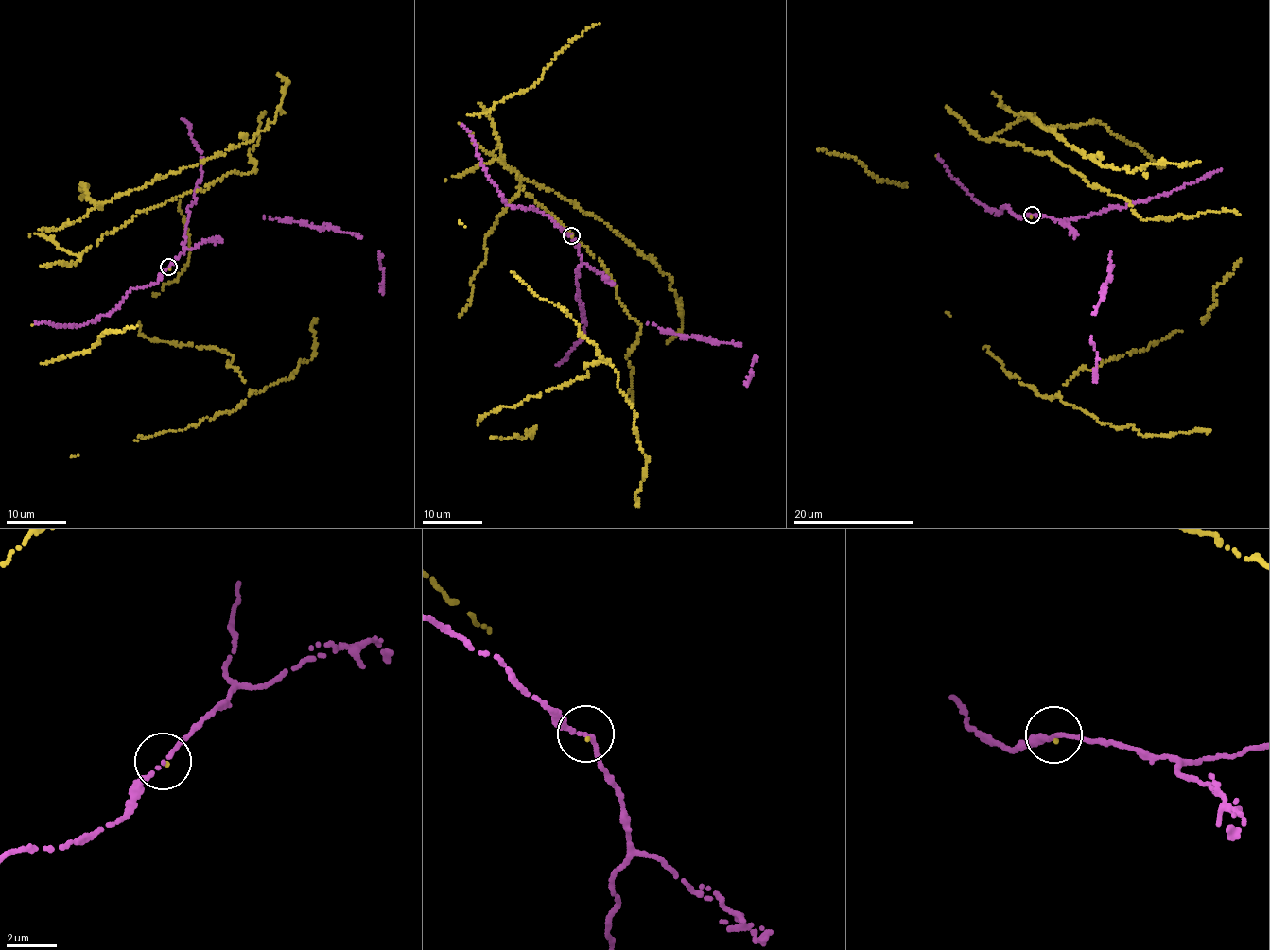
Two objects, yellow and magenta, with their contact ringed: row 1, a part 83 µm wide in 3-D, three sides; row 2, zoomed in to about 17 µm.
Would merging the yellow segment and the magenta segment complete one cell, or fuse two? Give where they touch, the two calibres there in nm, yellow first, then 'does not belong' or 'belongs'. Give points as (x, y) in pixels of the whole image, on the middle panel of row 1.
at (571, 235); 70 nm thick on the yellow side, 160 nm on the other; belongs

